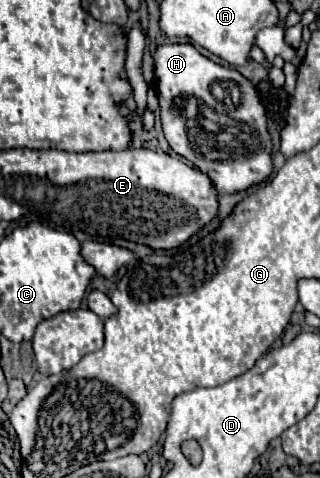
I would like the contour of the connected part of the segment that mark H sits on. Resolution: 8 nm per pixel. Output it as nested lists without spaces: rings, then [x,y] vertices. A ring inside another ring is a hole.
[[[193,44],[159,46],[155,52],[155,76],[167,142],[179,156],[187,158],[189,162],[193,162],[193,166],[205,172],[215,182],[219,194],[243,192],[255,184],[269,180],[273,172],[273,142],[267,130],[267,114],[261,104],[261,96],[251,80],[247,80],[233,68],[215,64],[213,60],[203,56]],[[189,96],[203,100],[217,114],[233,120],[235,124],[225,124],[227,128],[221,128],[221,132],[217,134],[207,134],[199,128],[199,136],[191,136],[181,114],[185,108],[183,100]]]

